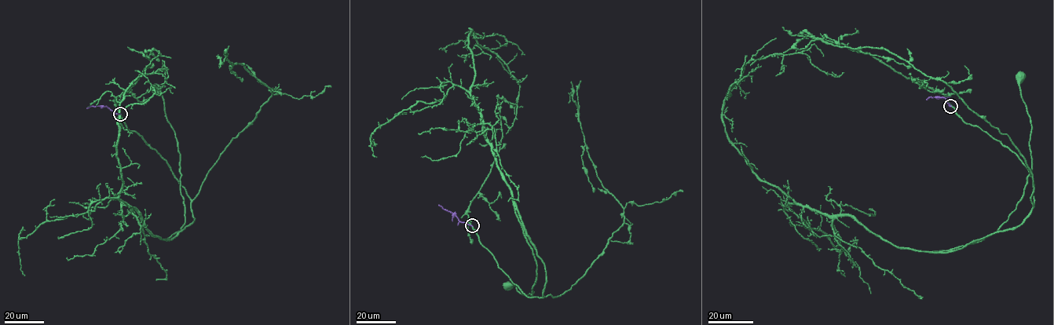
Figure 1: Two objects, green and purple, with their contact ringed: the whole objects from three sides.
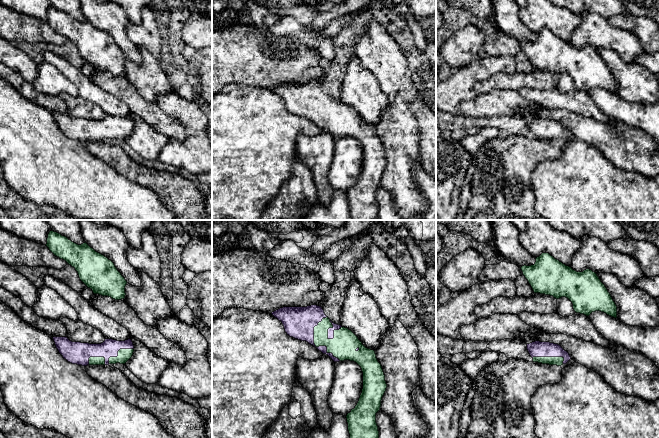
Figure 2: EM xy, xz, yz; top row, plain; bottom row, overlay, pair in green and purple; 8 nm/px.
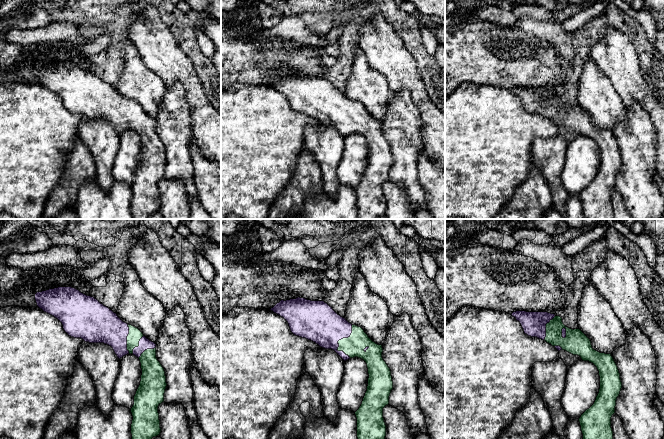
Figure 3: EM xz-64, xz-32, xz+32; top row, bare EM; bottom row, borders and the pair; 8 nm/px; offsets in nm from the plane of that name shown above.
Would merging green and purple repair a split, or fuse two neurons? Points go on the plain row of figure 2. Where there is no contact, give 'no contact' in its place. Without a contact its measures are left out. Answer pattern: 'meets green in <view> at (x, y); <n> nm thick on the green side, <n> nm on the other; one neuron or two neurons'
meets green in xz at (315, 121); 220 nm thick on the green side, 260 nm on the other; one neuron

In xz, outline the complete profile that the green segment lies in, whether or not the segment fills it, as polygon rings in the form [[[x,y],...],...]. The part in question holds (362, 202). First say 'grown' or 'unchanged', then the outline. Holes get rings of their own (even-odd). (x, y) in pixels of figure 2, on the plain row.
grown; [[[320,82],[283,83],[271,90],[282,98],[285,108],[290,113],[308,118],[323,130],[328,131],[334,138],[350,136],[361,143],[363,148],[362,169],[355,184],[346,192],[350,218],[351,220],[378,220],[379,207],[376,199],[376,189],[380,186],[381,176],[387,160],[375,127],[366,124],[348,104],[333,99]]]

